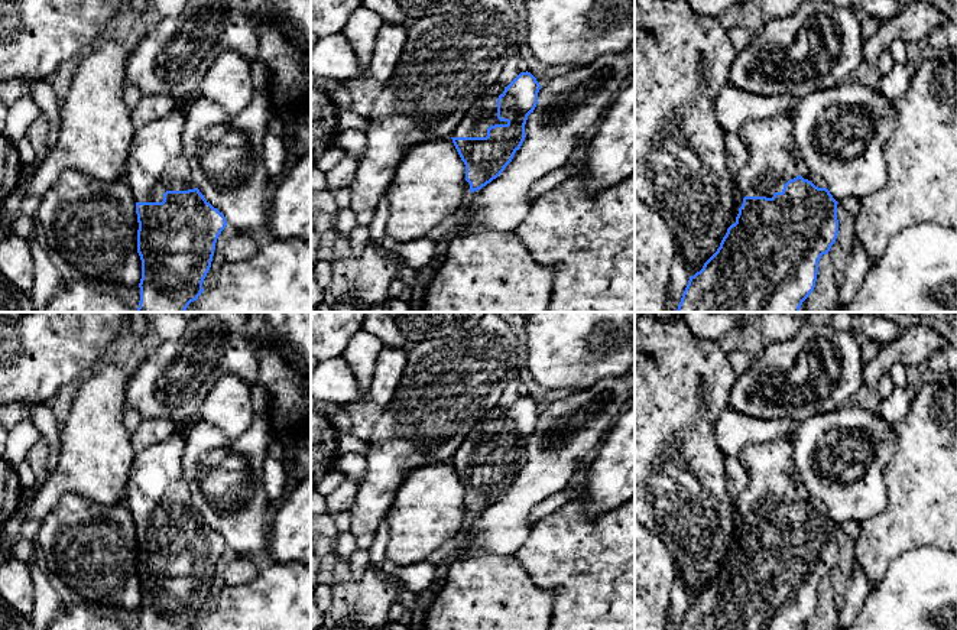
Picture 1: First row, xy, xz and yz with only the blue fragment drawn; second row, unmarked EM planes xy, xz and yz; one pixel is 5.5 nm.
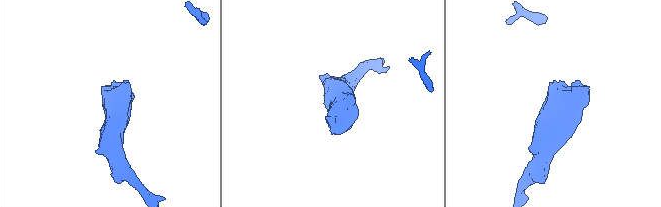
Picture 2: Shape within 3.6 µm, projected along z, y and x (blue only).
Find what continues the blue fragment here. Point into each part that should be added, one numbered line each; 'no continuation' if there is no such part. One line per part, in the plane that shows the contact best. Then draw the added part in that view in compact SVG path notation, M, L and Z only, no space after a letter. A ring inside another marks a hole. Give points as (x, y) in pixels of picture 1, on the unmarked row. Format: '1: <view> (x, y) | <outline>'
1: xz (483, 437) | M499 419L480 420L460 445L452 461L486 461L490 449L507 448L497 442L497 422Z

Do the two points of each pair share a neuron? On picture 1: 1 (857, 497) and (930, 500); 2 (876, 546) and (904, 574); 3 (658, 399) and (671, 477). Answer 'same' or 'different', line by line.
1: different
2: different
3: same

